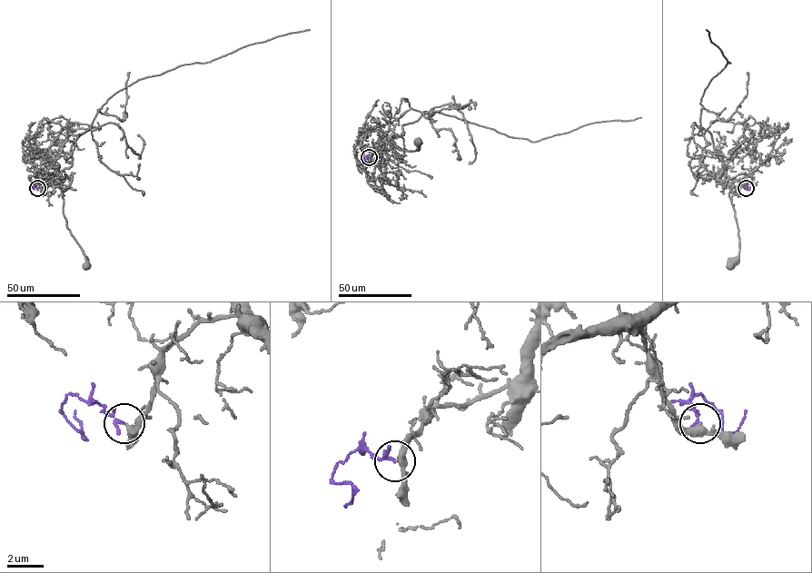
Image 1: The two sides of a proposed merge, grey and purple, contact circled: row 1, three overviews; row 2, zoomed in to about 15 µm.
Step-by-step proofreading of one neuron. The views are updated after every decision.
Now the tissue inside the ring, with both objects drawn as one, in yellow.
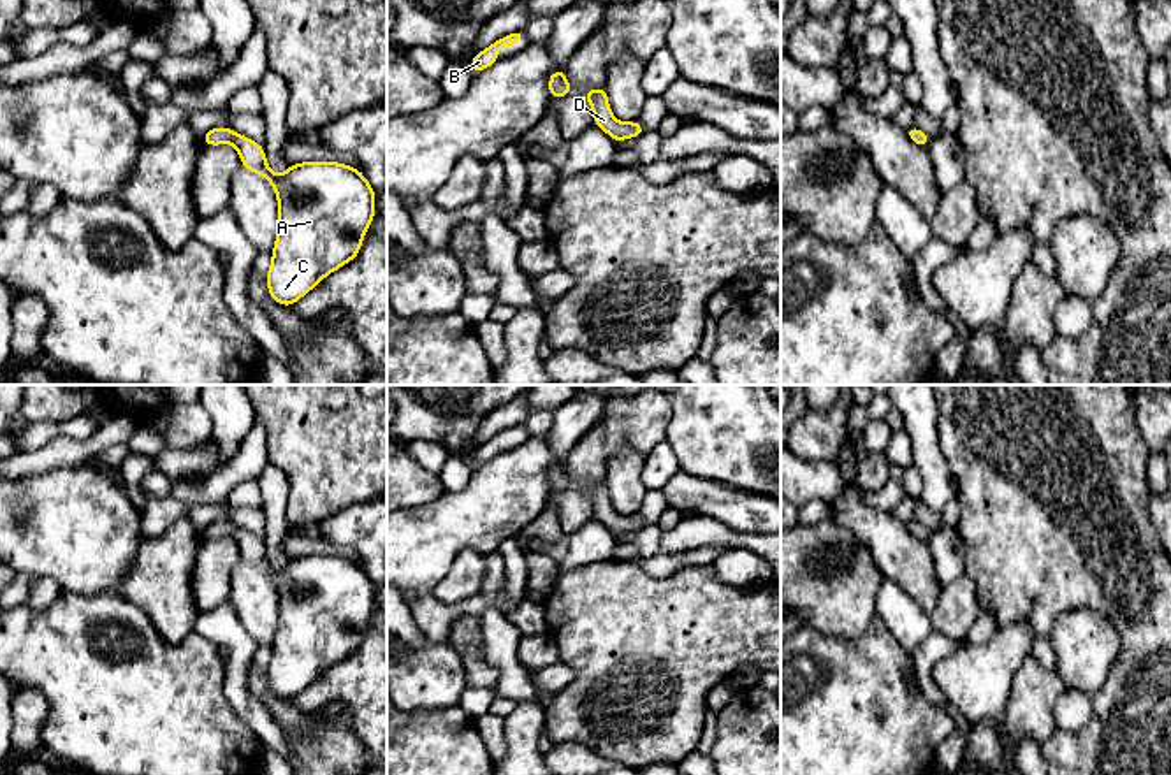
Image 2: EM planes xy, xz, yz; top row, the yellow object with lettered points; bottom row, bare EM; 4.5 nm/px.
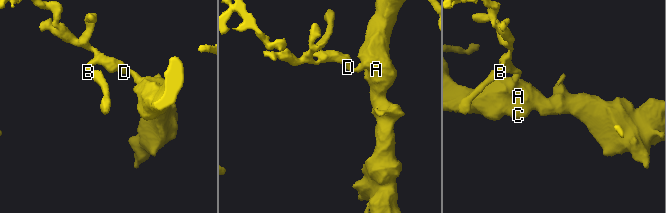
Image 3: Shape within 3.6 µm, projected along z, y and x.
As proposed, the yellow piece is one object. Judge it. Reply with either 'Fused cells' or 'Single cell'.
Single cell

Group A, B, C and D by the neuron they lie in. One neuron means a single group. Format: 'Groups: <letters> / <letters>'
Groups: A B C D

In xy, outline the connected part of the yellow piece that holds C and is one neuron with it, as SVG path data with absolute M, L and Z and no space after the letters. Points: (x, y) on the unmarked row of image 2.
M218 520L202 529L206 540L230 536L241 557L265 571L278 590L278 629L265 668L269 689L281 699L295 698L325 670L352 655L362 640L375 605L375 582L359 562L338 555L292 557L283 568L274 568L265 554L264 540L227 522Z

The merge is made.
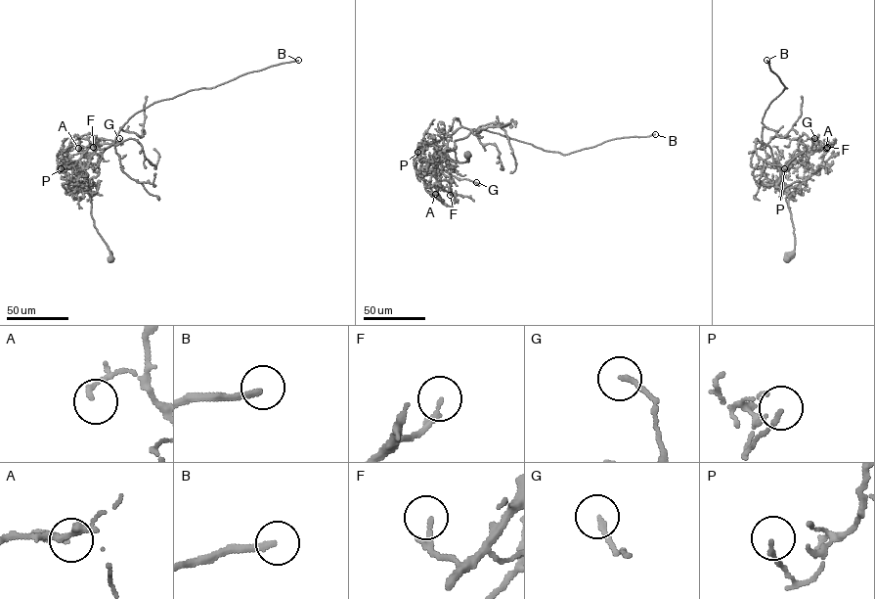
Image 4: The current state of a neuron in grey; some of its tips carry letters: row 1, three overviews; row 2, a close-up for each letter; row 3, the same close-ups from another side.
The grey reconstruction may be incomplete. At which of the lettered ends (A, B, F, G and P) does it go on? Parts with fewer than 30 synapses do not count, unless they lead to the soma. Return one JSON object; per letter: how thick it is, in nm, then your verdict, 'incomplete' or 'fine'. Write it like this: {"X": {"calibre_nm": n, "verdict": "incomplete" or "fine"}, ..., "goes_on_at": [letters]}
{"A": {"calibre_nm": 130, "verdict": "fine"}, "B": {"calibre_nm": 200, "verdict": "incomplete"}, "F": {"calibre_nm": 160, "verdict": "incomplete"}, "G": {"calibre_nm": 160, "verdict": "fine"}, "P": {"calibre_nm": 130, "verdict": "fine"}, "goes_on_at": ["B", "F"]}

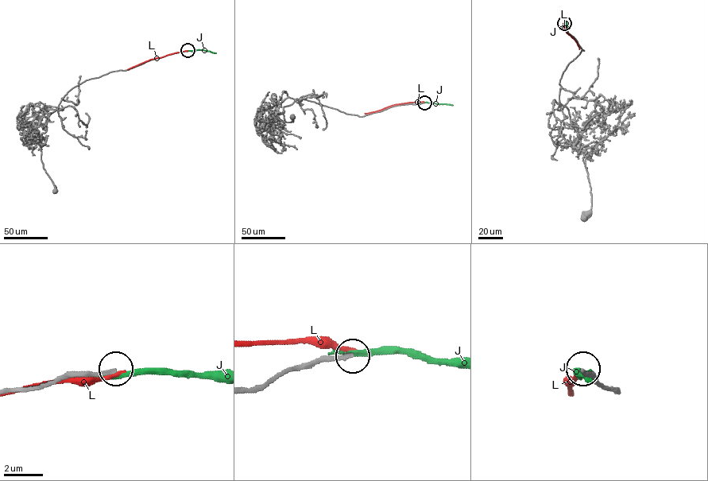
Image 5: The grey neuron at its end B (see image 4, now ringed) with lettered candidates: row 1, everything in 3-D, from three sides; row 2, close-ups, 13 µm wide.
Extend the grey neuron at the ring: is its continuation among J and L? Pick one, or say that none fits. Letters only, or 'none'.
none

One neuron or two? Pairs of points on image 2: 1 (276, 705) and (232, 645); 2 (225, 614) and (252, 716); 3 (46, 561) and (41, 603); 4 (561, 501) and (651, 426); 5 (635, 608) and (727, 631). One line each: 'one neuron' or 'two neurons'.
1: two neurons
2: one neuron
3: two neurons
4: one neuron
5: one neuron

